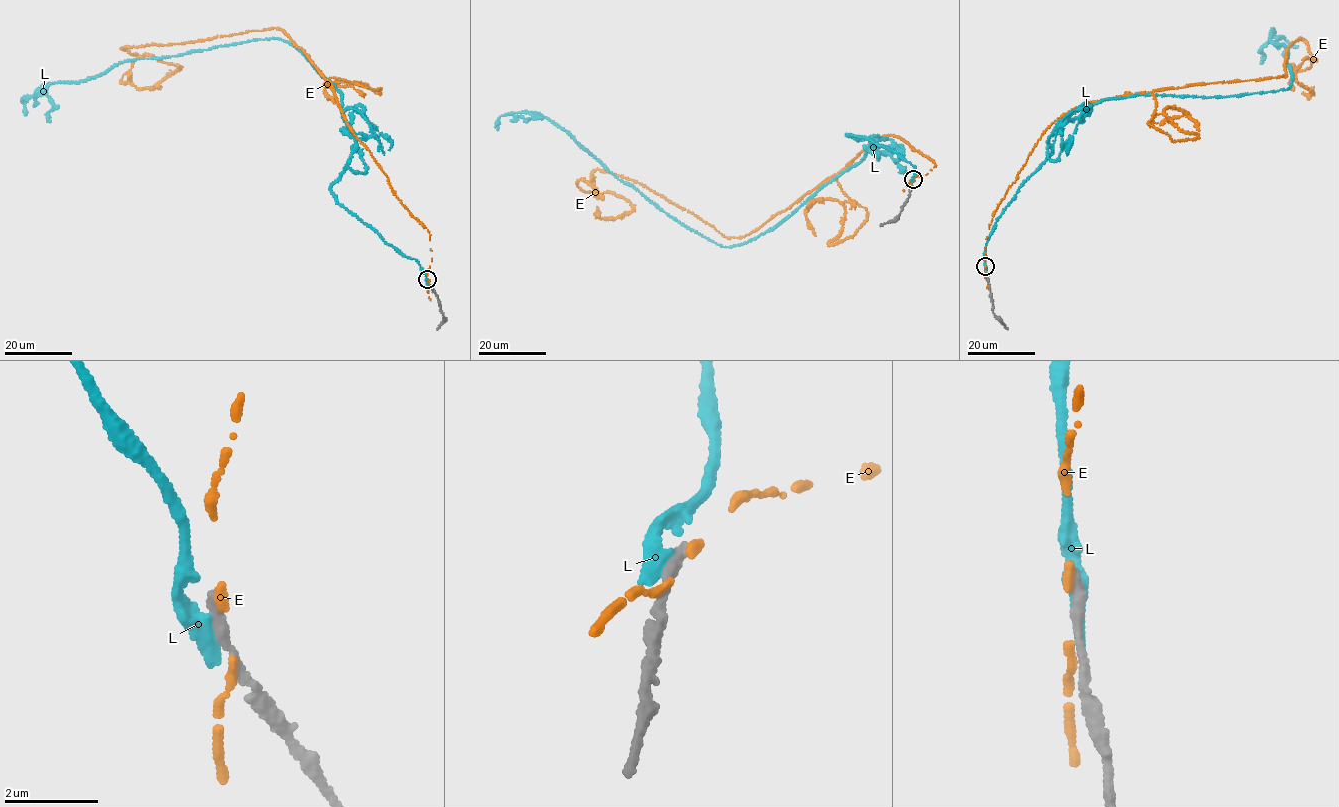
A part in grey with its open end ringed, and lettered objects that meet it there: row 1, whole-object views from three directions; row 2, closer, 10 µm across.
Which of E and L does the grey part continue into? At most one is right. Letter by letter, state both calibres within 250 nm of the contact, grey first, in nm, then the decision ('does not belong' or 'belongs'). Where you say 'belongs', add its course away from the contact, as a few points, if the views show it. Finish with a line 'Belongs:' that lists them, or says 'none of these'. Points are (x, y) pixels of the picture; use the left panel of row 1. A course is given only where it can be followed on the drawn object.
E: calibres 260 and 170 nm; does not belong
L: calibres 280 and 440 nm; does not belong
Belongs: none of these

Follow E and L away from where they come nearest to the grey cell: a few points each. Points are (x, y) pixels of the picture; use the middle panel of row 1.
E: (913, 180), (936, 164), (882, 136), (739, 237), (598, 169), (595, 195), (632, 209), (601, 219), (597, 206)
L: (911, 181), (896, 152), (847, 134), (884, 138), (729, 247), (543, 116), (496, 122)

